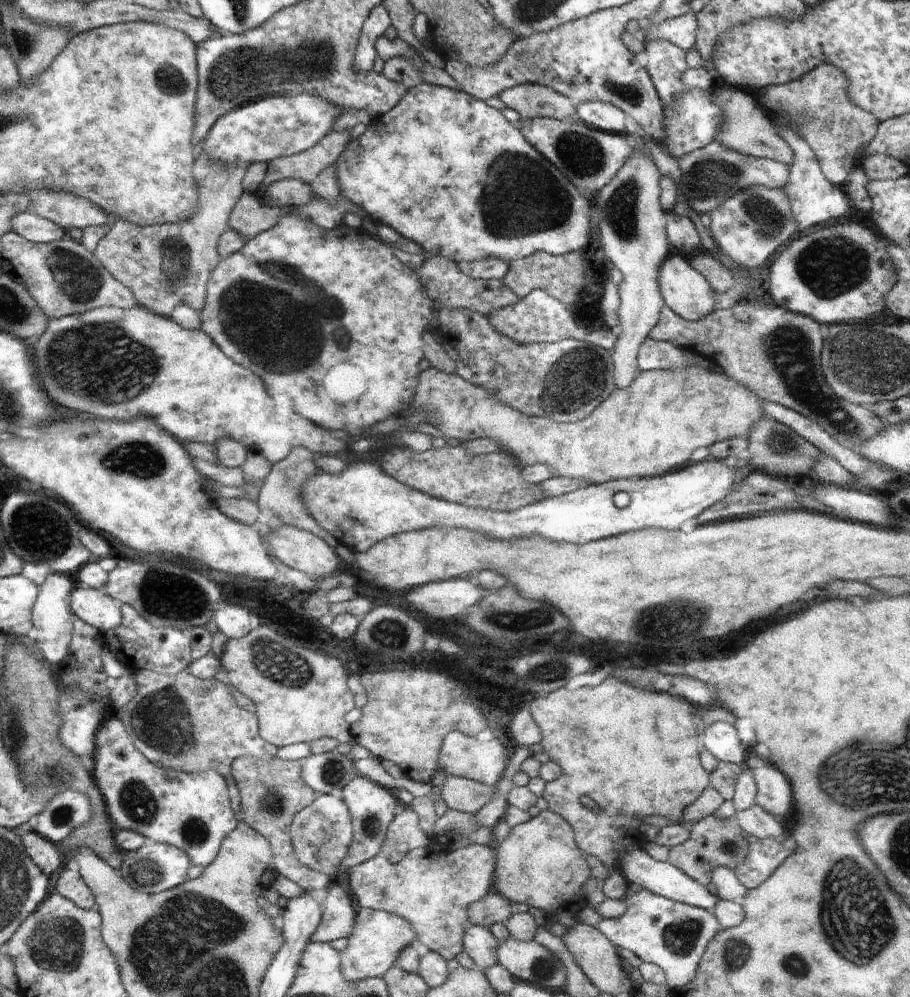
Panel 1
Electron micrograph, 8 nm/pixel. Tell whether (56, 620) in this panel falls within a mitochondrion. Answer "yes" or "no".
no

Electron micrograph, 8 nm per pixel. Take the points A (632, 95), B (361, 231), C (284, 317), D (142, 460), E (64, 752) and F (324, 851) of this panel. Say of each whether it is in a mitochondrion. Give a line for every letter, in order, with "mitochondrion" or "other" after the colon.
A: mitochondrion
B: other
C: mitochondrion
D: mitochondrion
E: other
F: other

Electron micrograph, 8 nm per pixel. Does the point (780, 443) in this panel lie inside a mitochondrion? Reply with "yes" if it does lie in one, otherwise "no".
yes

